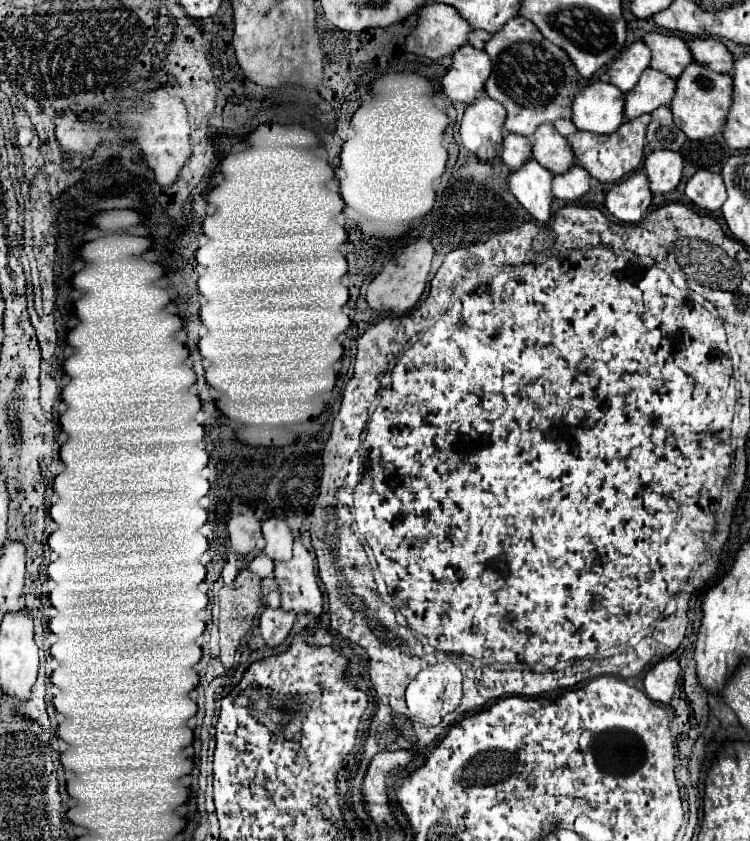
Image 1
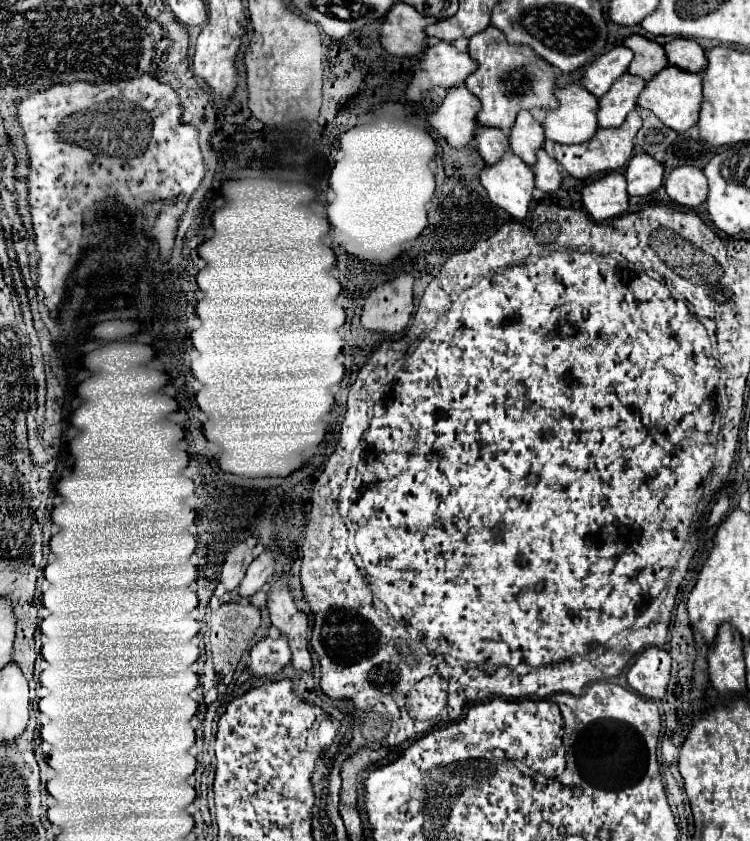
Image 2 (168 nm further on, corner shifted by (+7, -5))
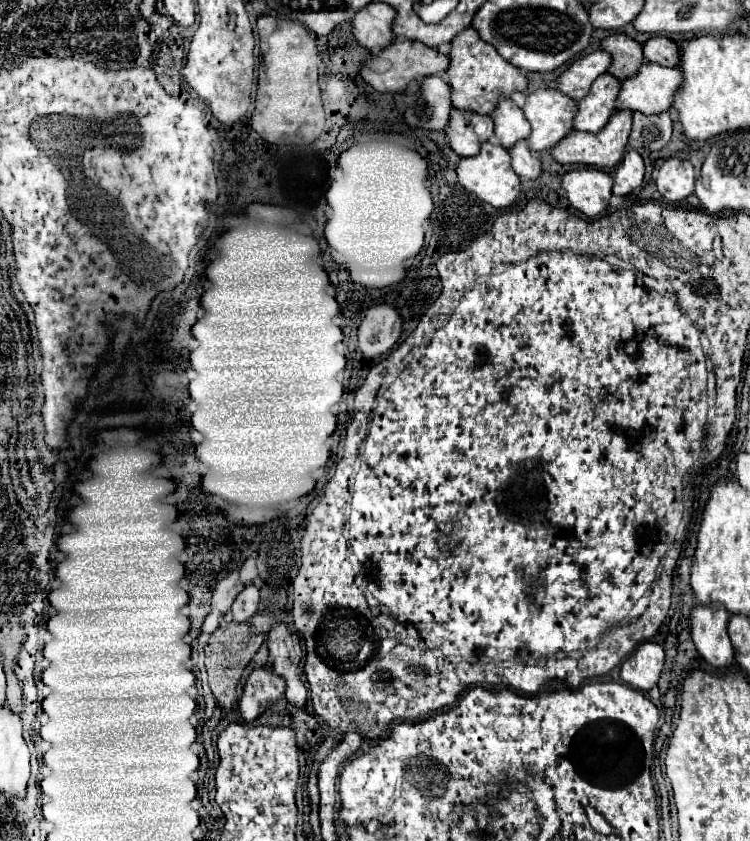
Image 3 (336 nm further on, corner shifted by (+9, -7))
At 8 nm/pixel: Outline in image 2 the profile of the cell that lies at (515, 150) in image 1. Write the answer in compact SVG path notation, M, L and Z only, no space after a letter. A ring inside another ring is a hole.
M478 127L474 133L476 151L490 165L496 163L508 149L508 135L496 127Z

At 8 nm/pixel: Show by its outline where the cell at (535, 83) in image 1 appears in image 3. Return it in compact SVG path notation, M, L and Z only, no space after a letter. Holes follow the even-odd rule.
M474 27L464 29L452 41L450 51L450 85L452 85L452 103L460 111L472 111L480 115L492 115L500 97L510 97L512 93L528 93L528 77L522 69L508 63L498 55L494 45L482 41Z

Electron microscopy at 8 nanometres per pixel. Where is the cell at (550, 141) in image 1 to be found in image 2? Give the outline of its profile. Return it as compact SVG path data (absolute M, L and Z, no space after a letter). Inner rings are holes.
M518 111L514 125L508 133L508 141L510 149L526 165L532 165L536 161L536 151L544 145L544 129L528 111Z

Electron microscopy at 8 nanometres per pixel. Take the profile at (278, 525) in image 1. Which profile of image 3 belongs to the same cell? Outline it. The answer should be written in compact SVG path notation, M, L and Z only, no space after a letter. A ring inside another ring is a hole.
M246 585L238 597L234 599L232 605L232 619L234 621L246 621L250 619L256 611L258 611L258 603L260 603L260 591L256 585Z

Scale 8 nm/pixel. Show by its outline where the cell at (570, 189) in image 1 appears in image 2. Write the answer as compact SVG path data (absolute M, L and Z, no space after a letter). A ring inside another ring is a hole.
M544 149L536 151L536 163L532 165L532 171L534 171L534 183L538 189L546 193L560 189L560 183L562 183L560 165Z

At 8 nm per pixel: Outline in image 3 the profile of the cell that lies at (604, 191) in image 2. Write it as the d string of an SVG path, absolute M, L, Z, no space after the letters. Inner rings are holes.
M574 169L562 177L568 201L586 217L598 217L608 209L612 185L614 179L602 169Z

